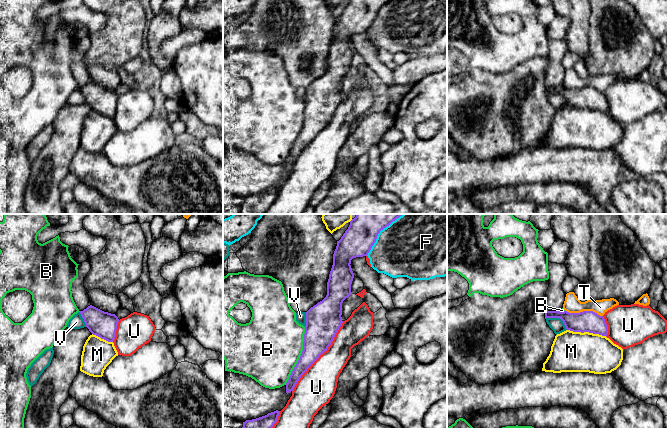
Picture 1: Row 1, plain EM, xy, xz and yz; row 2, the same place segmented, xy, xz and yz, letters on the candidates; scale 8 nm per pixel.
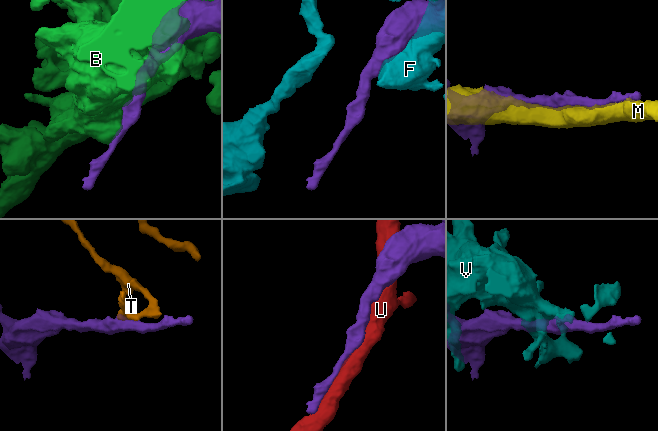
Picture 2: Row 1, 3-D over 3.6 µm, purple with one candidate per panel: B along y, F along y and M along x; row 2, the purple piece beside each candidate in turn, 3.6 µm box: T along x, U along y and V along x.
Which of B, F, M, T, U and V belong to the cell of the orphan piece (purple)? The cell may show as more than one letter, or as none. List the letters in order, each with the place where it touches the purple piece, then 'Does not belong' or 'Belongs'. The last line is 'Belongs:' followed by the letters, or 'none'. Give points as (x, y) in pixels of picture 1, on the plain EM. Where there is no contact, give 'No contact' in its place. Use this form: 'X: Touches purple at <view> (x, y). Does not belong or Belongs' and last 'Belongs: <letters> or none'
B: Touches purple at xz (300, 132). Does not belong
F: Touches purple at xz (376, 14). Does not belong
M: Touches purple at yz (586, 107). Does not belong
T: Touches purple at yz (584, 87). Does not belong
U: Touches purple at xz (319, 131). Does not belong
V: Touches purple at yz (558, 93). Does not belong
Belongs: none

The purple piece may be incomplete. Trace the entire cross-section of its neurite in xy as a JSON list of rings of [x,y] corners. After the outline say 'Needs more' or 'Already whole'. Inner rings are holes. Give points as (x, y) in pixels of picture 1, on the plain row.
[[[92,81],[80,87],[80,90],[84,95],[86,103],[93,111],[108,118],[114,117],[119,98],[115,90],[104,88]]]. Already whole

